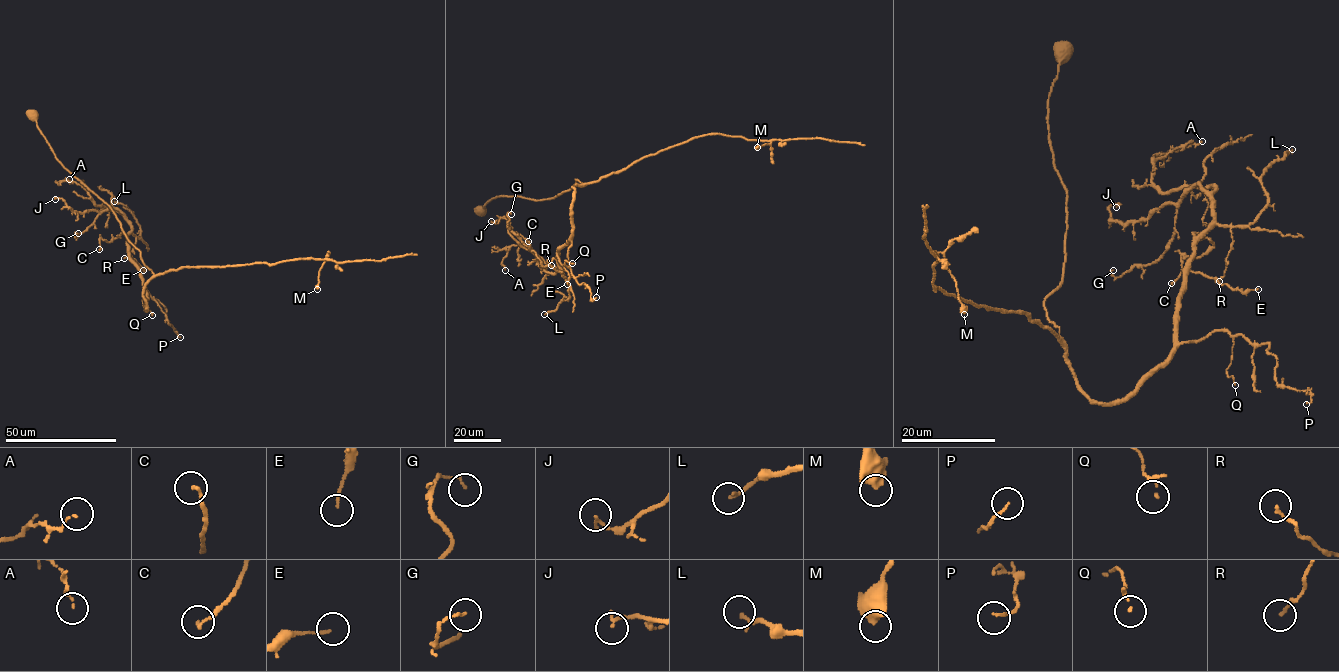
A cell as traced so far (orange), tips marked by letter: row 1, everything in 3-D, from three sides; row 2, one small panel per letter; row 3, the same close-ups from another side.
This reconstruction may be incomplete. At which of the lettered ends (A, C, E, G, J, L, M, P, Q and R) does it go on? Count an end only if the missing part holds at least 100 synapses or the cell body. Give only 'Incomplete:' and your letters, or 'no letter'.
Incomplete: no letter

